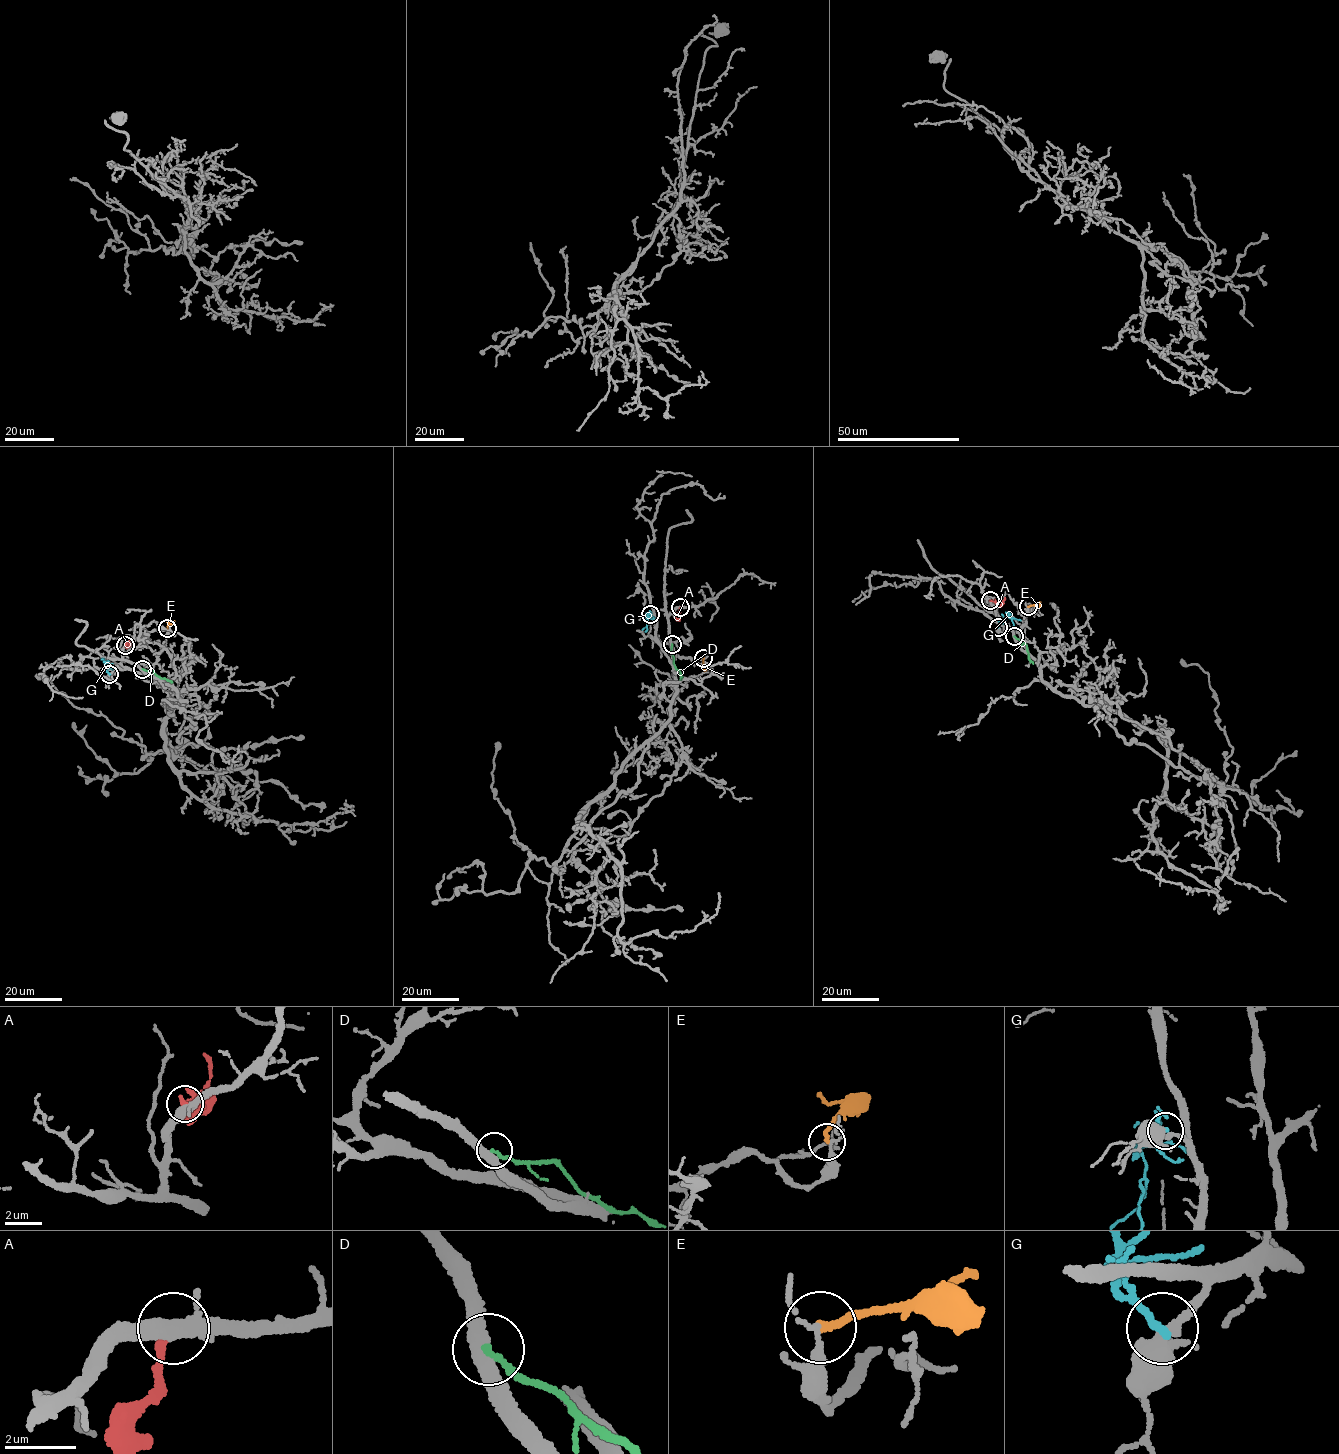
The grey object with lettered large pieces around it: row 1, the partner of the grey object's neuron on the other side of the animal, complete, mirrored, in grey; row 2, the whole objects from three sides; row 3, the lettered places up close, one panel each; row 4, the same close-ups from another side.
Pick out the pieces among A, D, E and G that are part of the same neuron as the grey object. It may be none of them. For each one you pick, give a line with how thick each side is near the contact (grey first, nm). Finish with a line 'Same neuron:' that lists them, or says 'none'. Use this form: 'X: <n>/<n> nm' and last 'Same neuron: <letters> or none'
Same neuron: none

